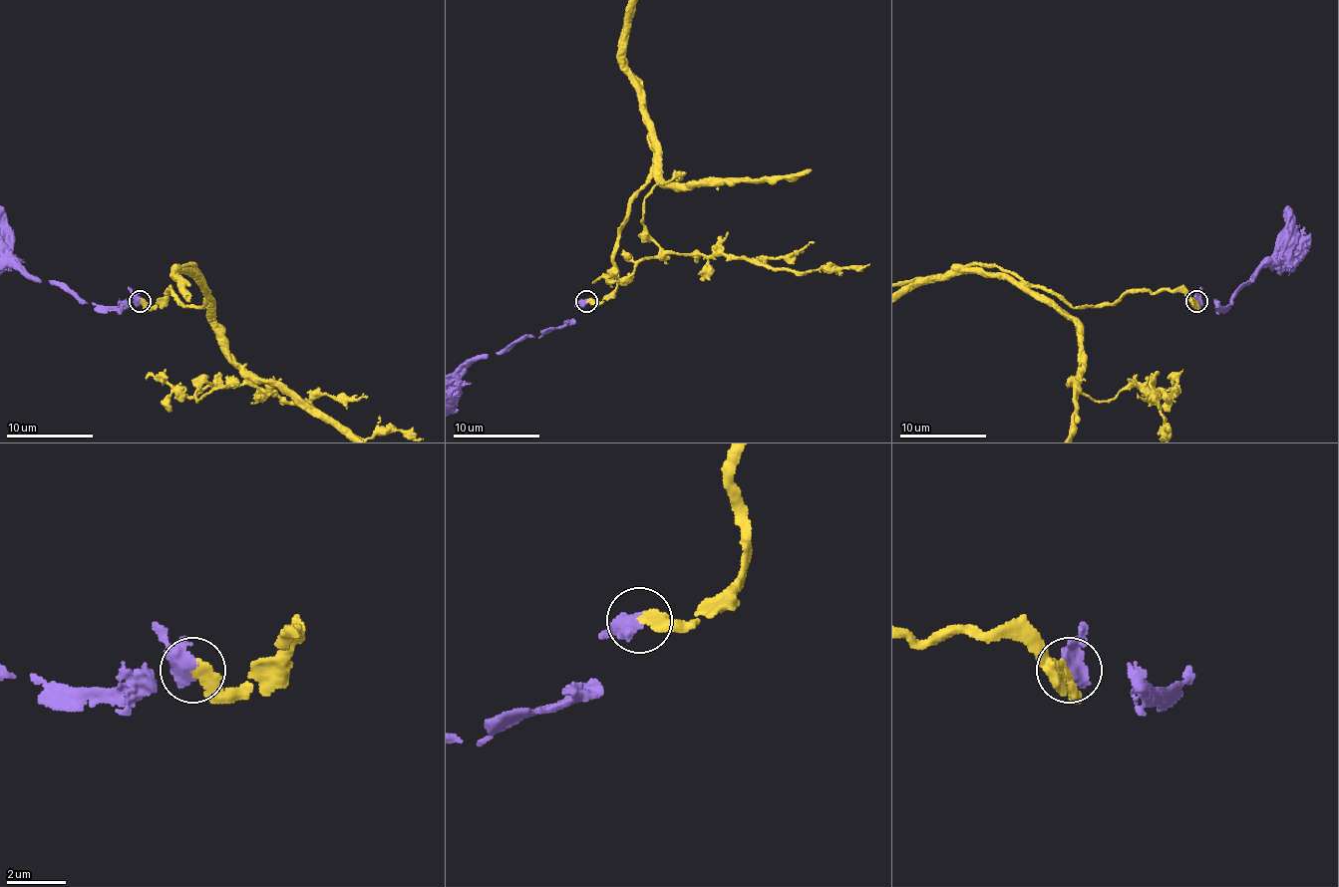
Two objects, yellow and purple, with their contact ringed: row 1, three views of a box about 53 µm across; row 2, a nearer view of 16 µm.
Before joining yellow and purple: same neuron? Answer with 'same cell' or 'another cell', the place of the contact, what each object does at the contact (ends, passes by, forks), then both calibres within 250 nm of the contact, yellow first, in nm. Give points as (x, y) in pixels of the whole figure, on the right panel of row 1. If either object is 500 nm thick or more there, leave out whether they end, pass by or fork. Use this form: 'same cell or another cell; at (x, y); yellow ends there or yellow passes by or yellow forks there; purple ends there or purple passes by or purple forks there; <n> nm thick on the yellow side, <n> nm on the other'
same cell; at (1196, 301); 280 nm thick on the yellow side, 600 nm on the other

